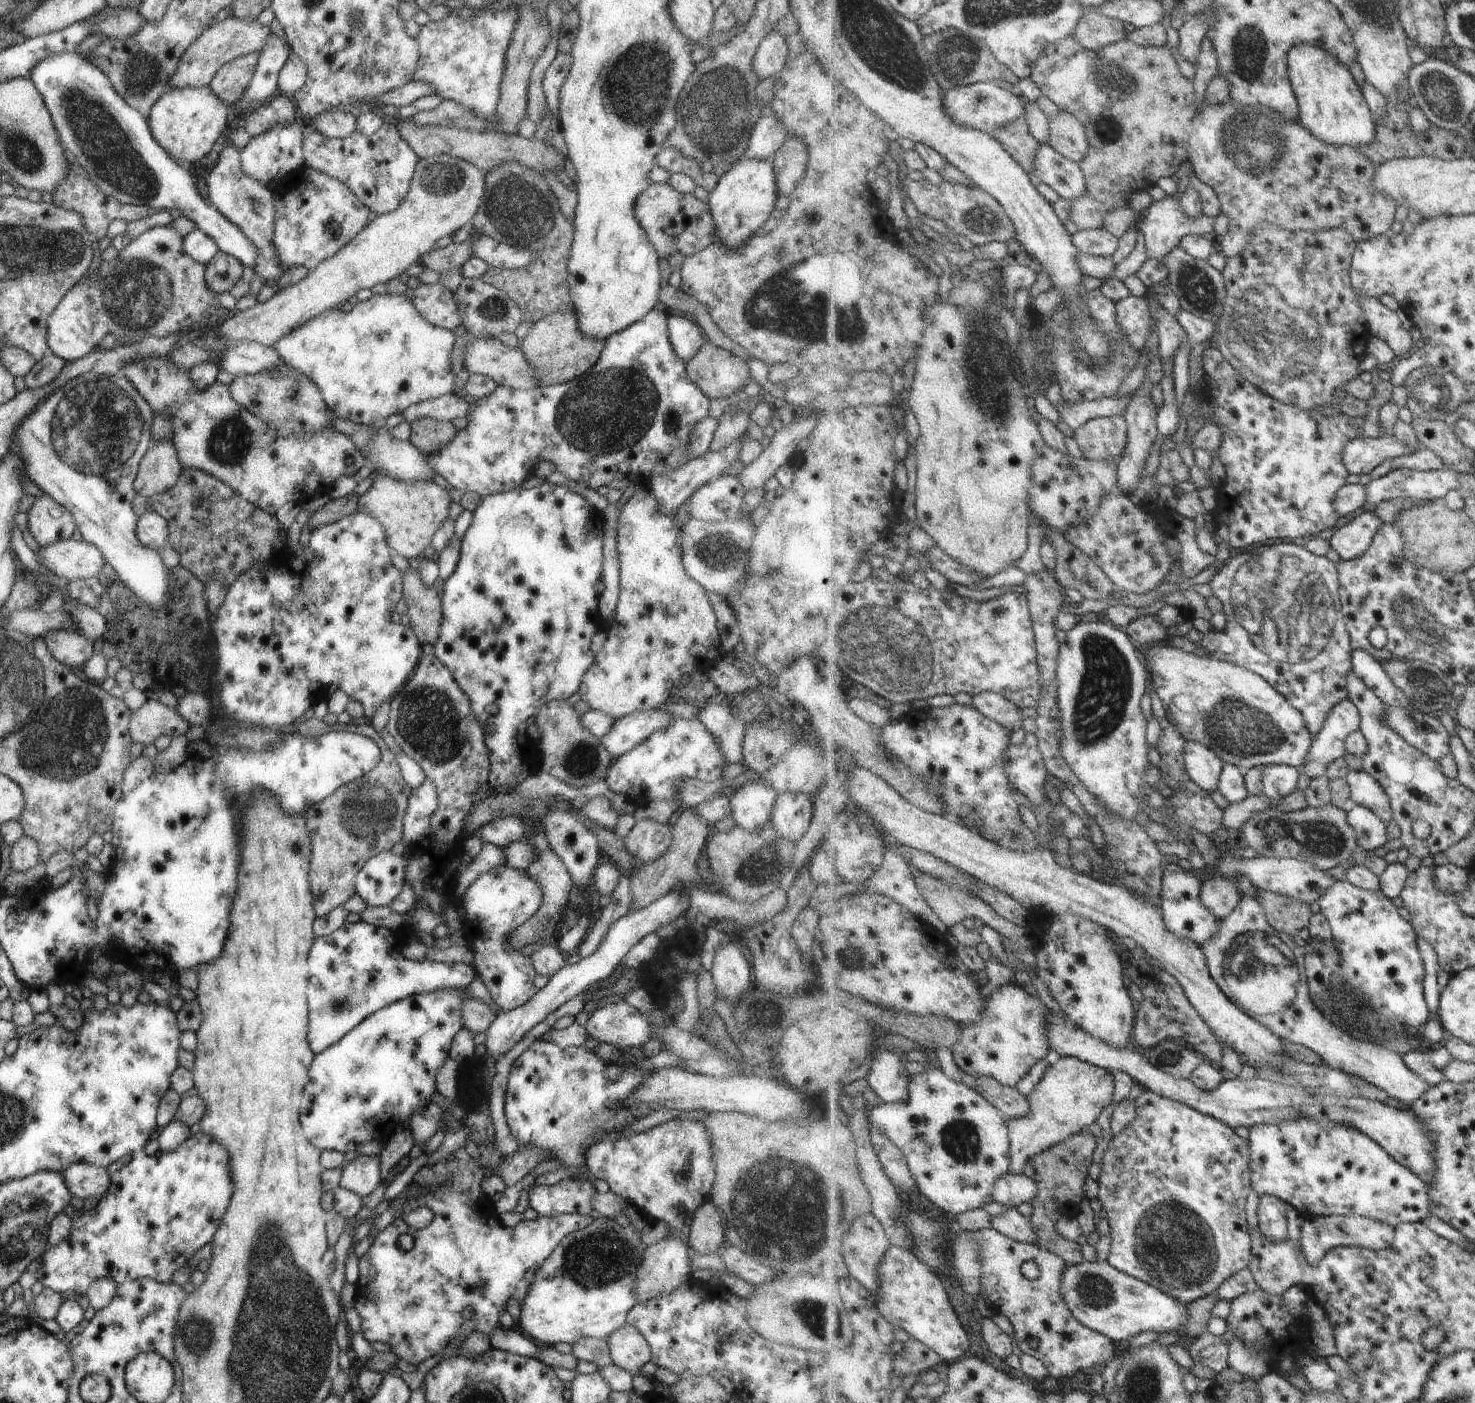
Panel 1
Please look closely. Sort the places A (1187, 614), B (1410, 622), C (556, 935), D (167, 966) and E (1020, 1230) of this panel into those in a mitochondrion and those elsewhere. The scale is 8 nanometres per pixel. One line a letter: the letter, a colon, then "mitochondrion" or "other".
A: other
B: mitochondrion
C: other
D: other
E: other

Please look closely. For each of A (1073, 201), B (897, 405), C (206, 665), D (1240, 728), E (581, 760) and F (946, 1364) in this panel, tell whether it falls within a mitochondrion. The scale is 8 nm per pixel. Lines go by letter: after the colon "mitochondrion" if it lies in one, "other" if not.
A: other
B: other
C: other
D: mitochondrion
E: mitochondrion
F: other

